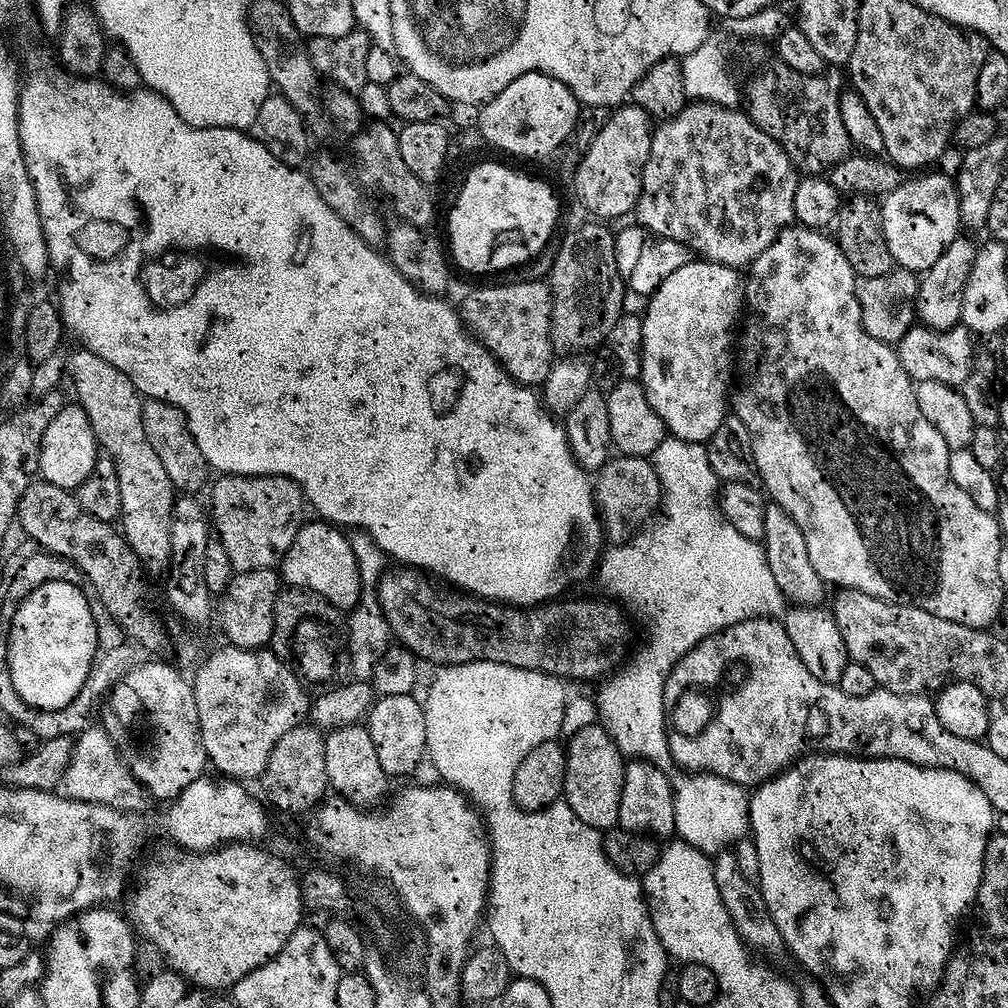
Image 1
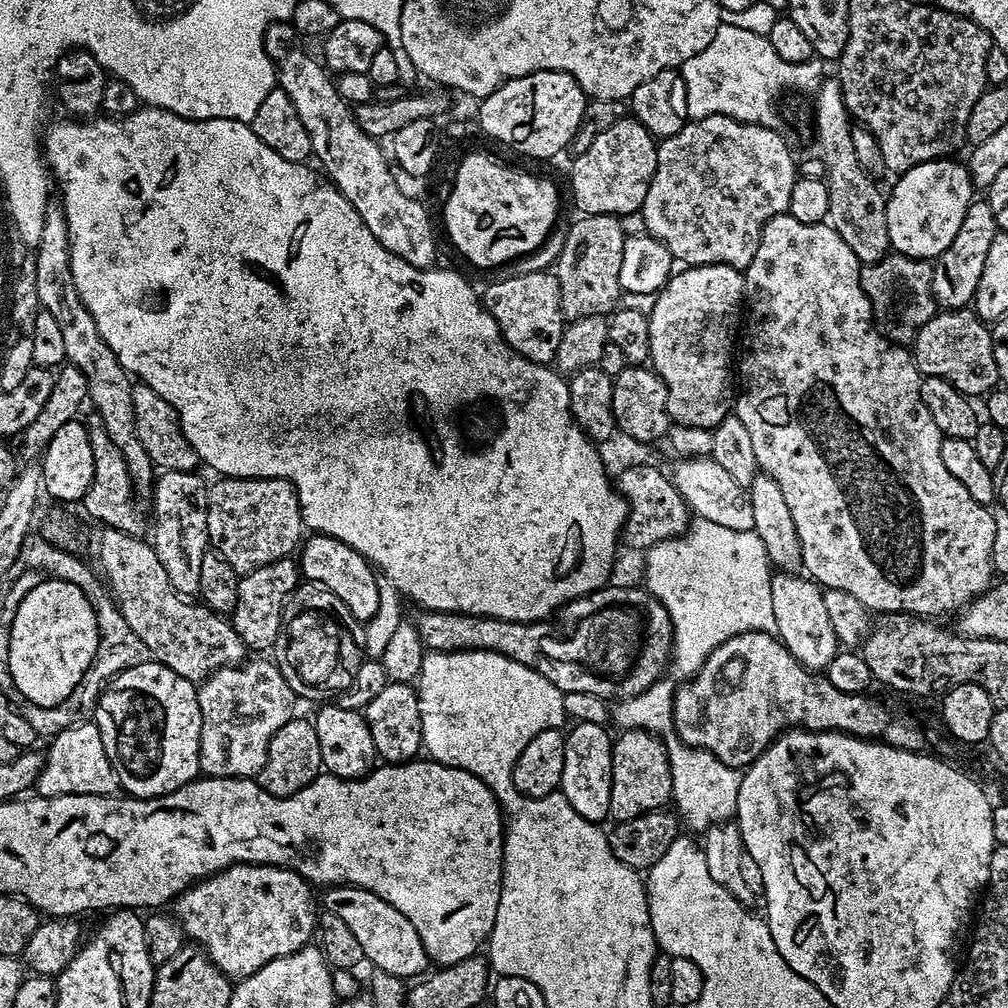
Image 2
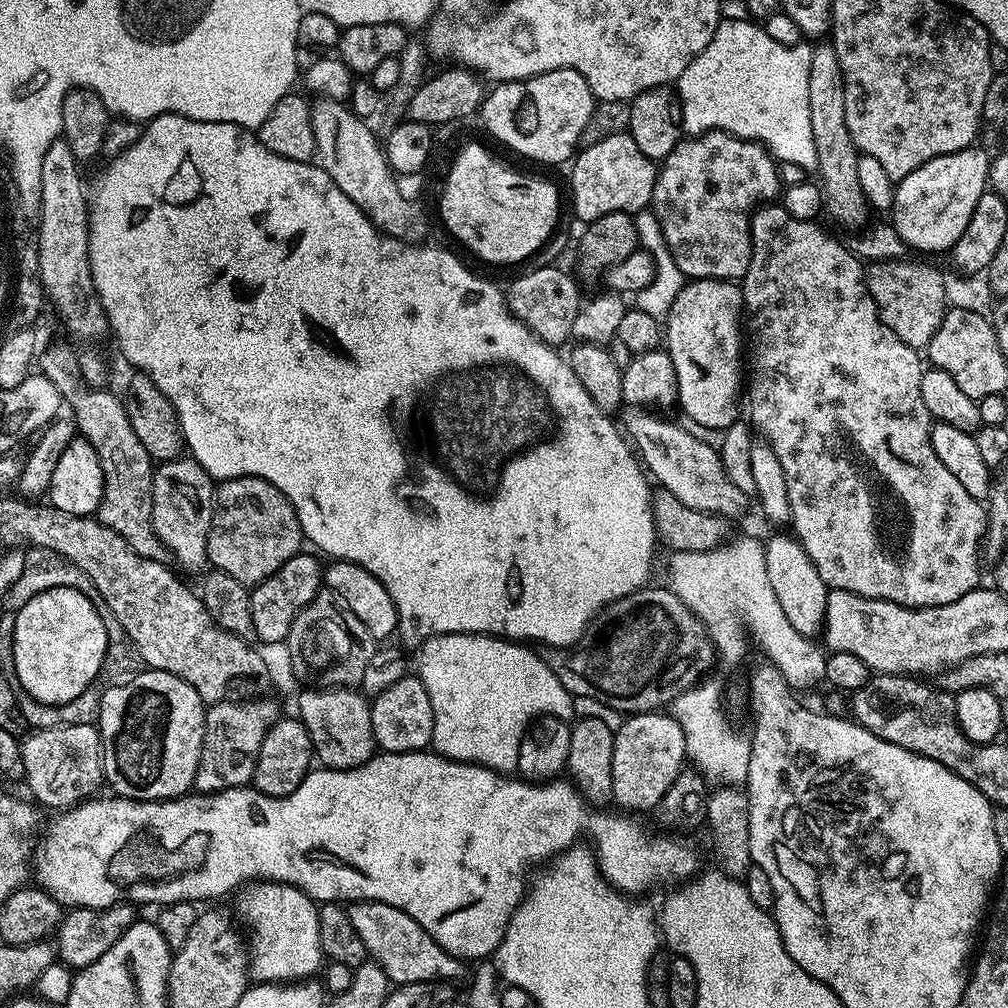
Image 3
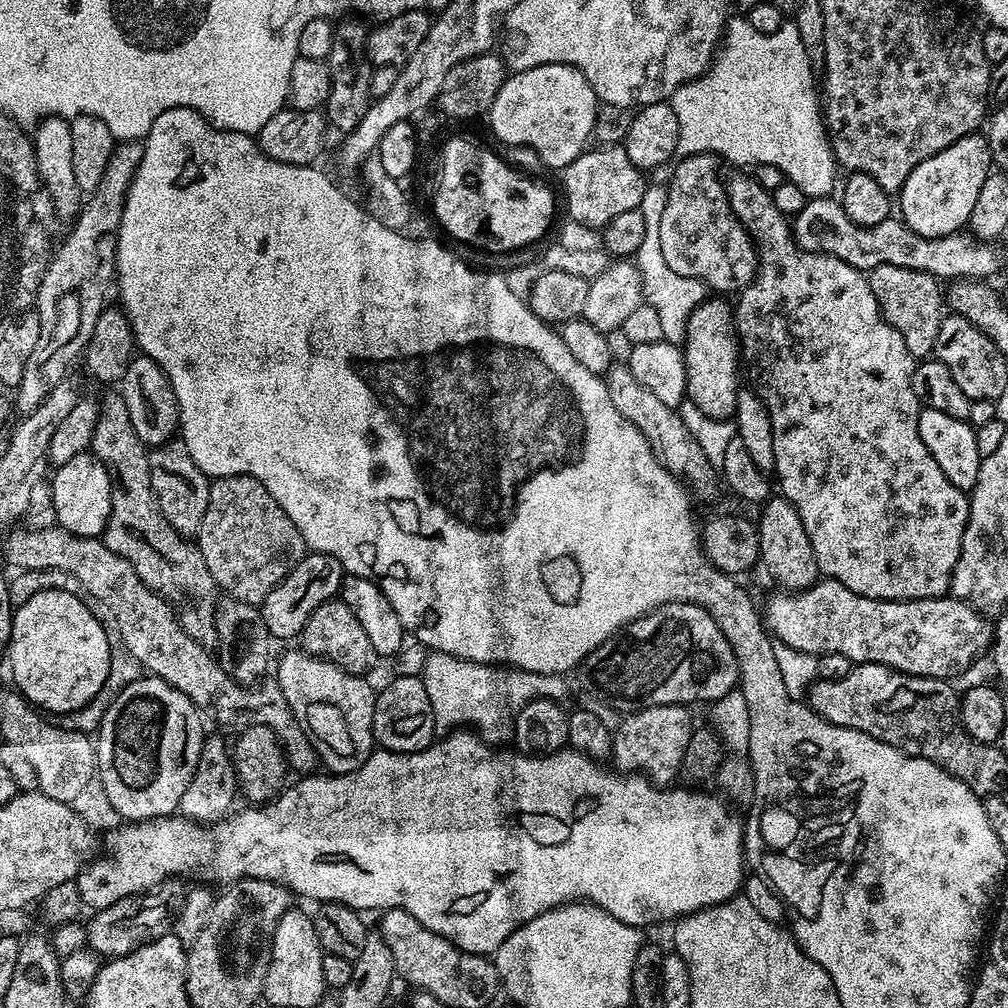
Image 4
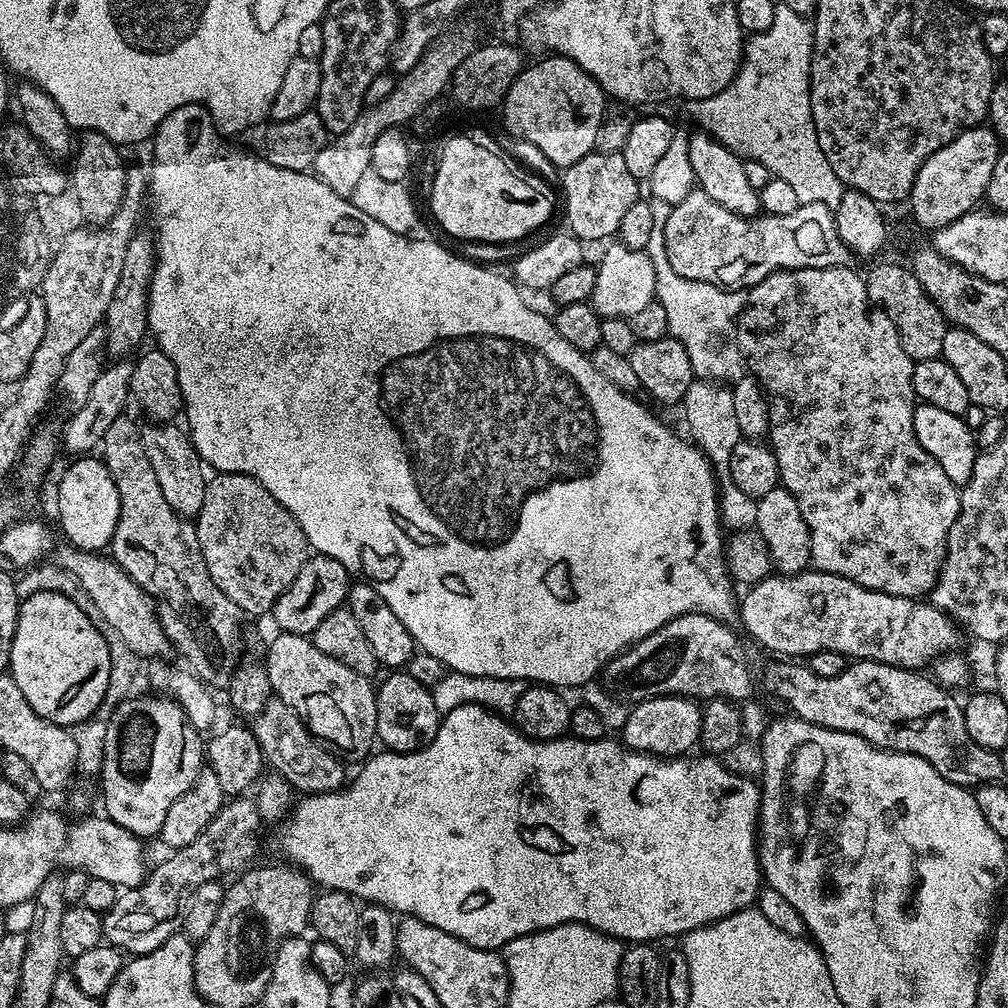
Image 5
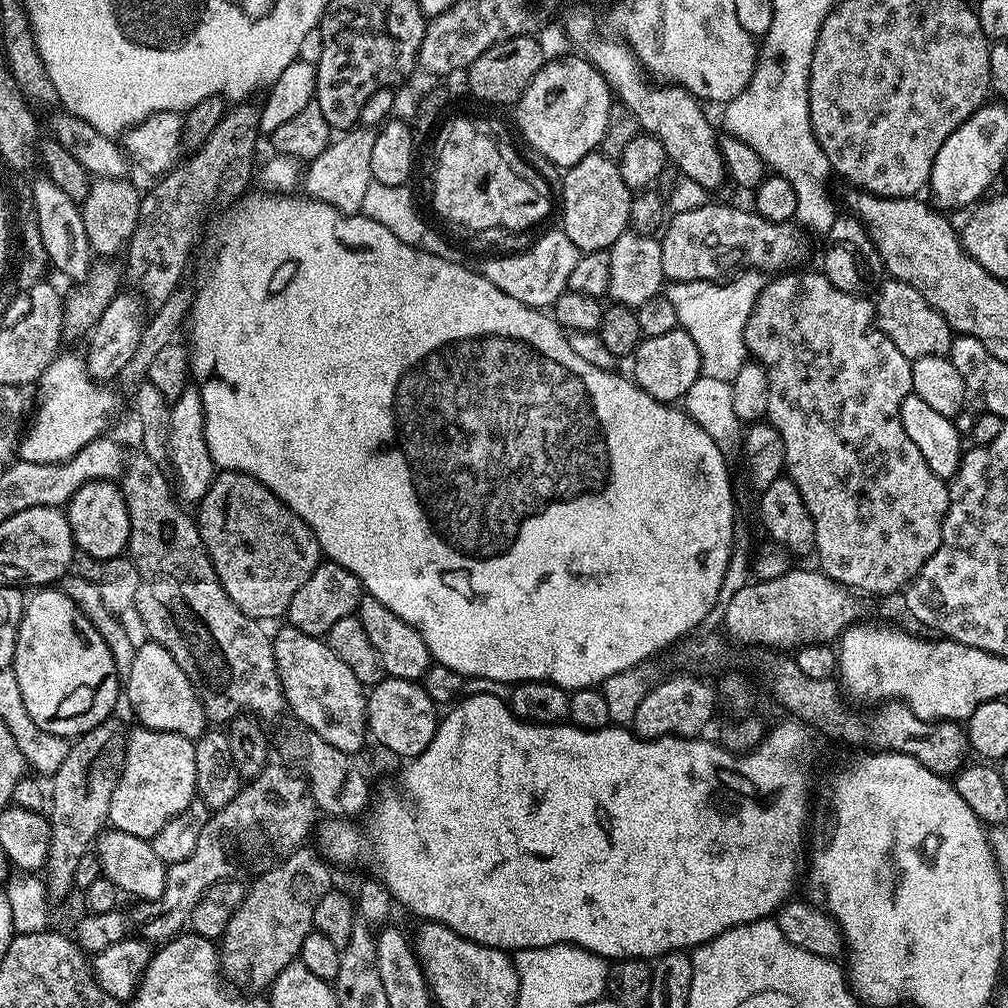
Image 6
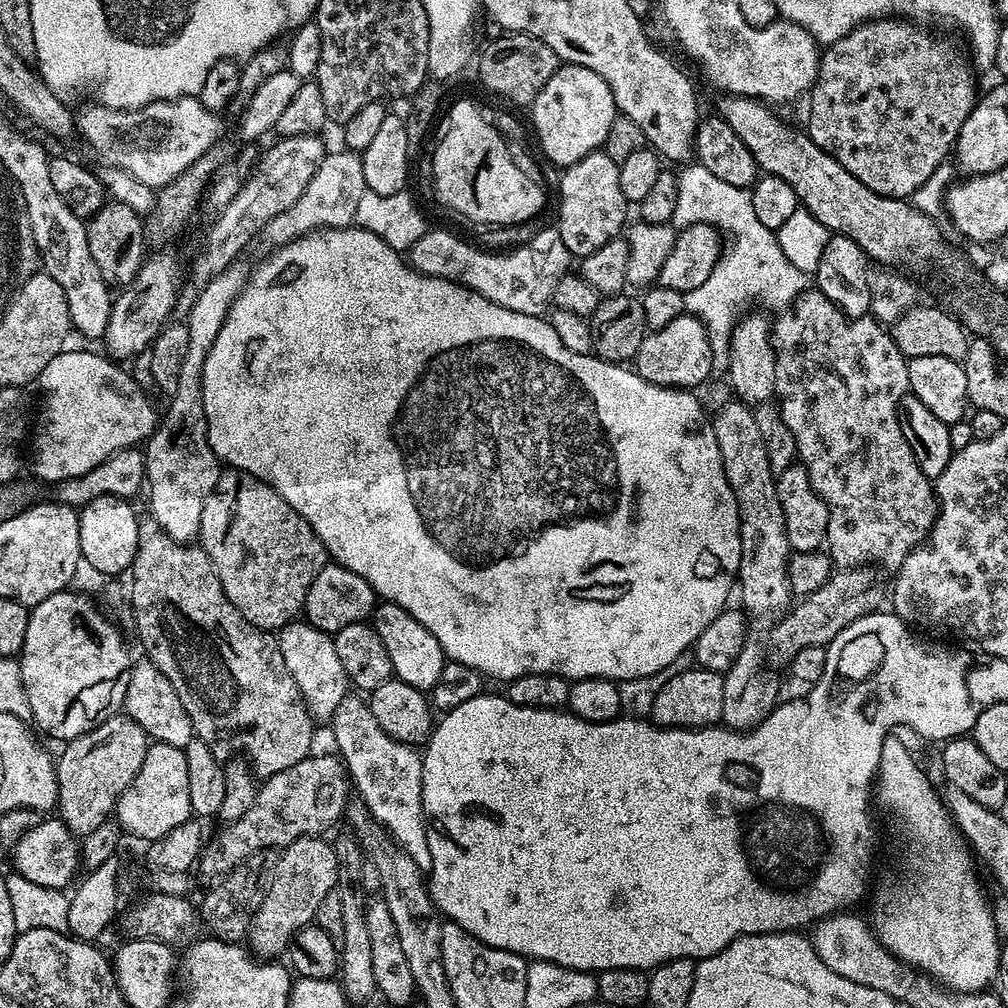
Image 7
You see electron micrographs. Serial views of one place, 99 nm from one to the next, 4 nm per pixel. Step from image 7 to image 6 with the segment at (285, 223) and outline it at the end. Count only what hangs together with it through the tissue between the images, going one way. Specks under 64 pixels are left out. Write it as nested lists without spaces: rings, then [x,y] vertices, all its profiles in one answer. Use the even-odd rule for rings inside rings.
[[[357,126],[337,135],[318,158],[307,165],[302,176],[302,188],[313,200],[321,200],[340,212],[356,214],[361,211],[366,188],[373,182],[370,174],[370,154],[374,151],[376,132]],[[305,188],[305,189],[304,189]]]

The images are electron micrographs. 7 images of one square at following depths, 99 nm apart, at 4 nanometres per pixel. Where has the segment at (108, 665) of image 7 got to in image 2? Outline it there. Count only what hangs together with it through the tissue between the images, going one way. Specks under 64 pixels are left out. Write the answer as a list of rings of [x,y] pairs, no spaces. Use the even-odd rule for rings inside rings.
[[[53,578],[41,579],[24,595],[8,637],[13,689],[42,707],[54,707],[81,684],[99,644],[98,622],[86,595],[78,585]]]

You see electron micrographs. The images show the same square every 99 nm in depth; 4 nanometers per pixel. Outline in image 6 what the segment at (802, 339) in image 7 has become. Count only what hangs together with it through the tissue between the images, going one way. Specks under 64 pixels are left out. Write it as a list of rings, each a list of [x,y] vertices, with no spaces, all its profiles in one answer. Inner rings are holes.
[[[820,270],[808,272],[805,276],[784,275],[788,274],[771,279],[761,290],[749,321],[746,322],[744,342],[749,357],[755,358],[768,372],[770,406],[766,420],[774,425],[778,434],[782,434],[782,444],[786,446],[786,475],[794,482],[794,486],[798,486],[798,492],[802,494],[802,500],[806,502],[806,508],[816,523],[814,552],[820,555],[819,571],[849,590],[861,588],[864,592],[877,592],[880,596],[888,596],[896,591],[899,593],[911,584],[925,562],[940,549],[944,515],[948,513],[948,484],[940,480],[938,474],[930,470],[930,466],[926,466],[926,458],[922,458],[918,446],[910,442],[910,434],[906,434],[900,417],[902,402],[912,391],[912,361],[907,360],[902,350],[898,350],[898,346],[886,338],[884,331],[876,327],[871,299],[855,292],[838,290],[838,286],[834,286],[834,282],[830,282],[830,278]]]

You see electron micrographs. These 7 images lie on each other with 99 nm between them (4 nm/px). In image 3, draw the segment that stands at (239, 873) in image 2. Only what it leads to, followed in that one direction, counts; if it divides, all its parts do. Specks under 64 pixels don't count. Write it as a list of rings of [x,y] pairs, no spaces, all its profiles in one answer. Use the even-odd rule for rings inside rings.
[[[252,882],[236,898],[236,908],[252,931],[250,976],[253,981],[304,982],[321,971],[318,904],[302,888],[283,882]]]

